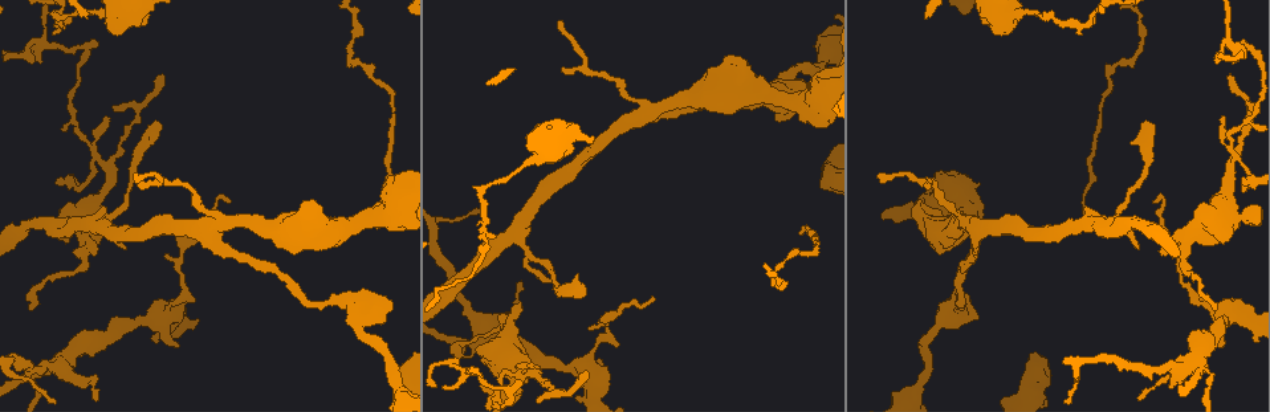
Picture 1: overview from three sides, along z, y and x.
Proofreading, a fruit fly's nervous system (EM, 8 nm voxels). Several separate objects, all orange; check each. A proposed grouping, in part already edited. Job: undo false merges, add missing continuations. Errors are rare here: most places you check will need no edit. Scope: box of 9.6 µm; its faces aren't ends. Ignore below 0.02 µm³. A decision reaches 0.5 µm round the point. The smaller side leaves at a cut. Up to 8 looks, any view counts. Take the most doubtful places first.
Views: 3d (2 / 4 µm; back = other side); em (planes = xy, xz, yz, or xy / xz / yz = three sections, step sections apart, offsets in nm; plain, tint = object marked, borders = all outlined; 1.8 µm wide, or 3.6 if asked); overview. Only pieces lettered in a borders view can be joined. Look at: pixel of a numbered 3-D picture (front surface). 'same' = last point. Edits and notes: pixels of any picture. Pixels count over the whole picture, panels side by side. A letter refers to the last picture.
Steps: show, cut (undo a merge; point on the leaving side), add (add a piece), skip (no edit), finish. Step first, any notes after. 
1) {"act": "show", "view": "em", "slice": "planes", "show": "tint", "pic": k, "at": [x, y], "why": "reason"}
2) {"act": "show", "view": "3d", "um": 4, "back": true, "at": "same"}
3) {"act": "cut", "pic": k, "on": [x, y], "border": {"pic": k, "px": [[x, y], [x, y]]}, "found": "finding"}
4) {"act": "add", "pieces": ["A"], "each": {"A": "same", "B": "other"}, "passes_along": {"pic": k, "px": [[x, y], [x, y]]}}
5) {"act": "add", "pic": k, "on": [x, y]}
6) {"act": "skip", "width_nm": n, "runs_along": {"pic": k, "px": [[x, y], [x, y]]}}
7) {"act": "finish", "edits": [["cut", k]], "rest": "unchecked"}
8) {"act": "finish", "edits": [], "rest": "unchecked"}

{"act": "show", "view": "3d", "um": 4, "pic": 1, "at": [116, 30], "why": "free end"}

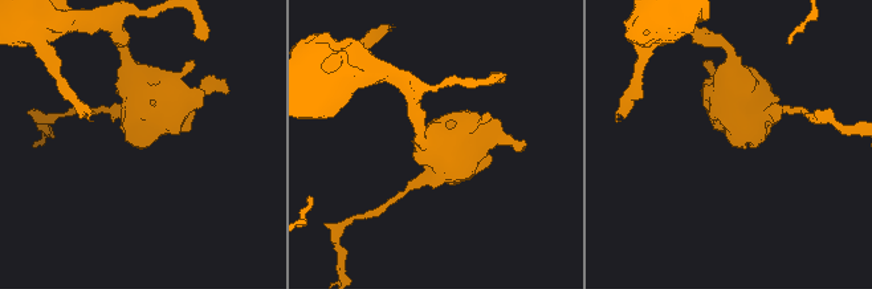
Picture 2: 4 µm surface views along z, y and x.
{"act": "show", "view": "em", "slice": "xy", "step": 16, "show": "borders", "pic": 2, "at": [734, 144], "why": "now the EM"}

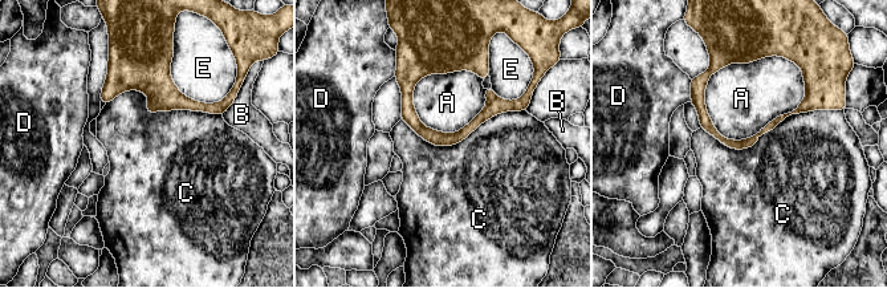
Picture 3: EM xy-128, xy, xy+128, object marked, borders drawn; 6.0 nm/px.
{"act": "skip", "each": {"A": "other", "B": "other", "C": "other", "D": "other", "E": "other"}, "border": {"pic": 3, "px": [[105, 104], [222, 116]]}, "found": "no lettered piece goes on from it"}

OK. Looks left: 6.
{"act": "show", "view": "3d", "um": 4, "pic": 1, "at": [948, 315], "why": "sharp bend"}

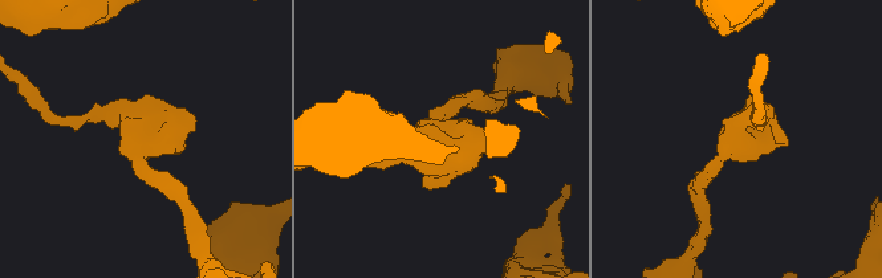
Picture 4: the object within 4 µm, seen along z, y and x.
{"act": "show", "view": "em", "slice": "planes", "show": "borders", "pic": 4, "at": [736, 136]}

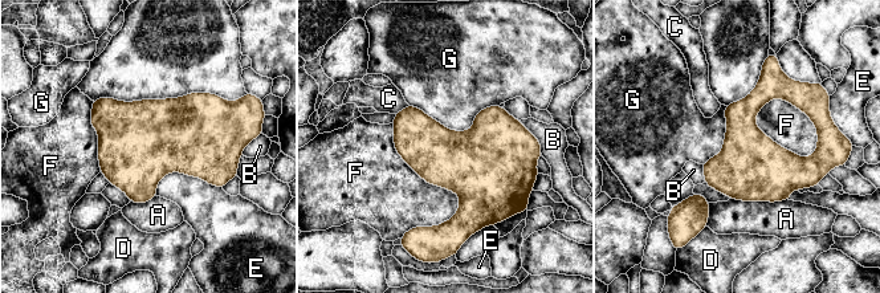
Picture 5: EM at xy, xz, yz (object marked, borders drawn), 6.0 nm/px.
{"act": "skip", "width_nm": 380, "each": {"A": "other", "B": "other", "C": "other", "D": "other", "E": "other", "F": "other", "G": "other"}, "border": {"pic": 5, "px": [[410, 105], [452, 130], [498, 106]]}, "found": "continuous, no second cell"}

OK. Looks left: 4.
{"act": "show", "view": "em", "um": 3.6, "slice": "xz", "step": 16, "show": "tint", "pic": 1, "at": [812, 104], "why": "thick turns thin"}

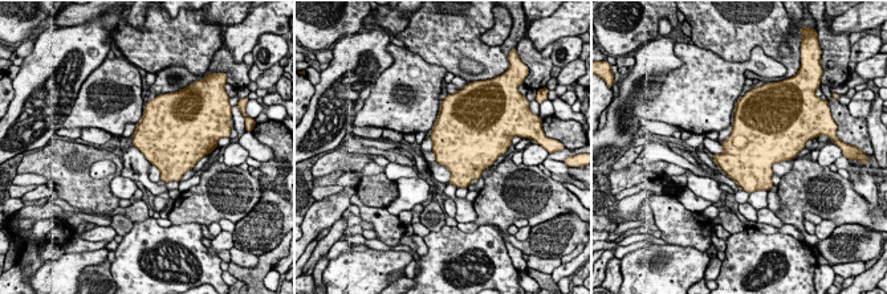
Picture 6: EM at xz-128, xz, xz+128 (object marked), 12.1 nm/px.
{"act": "show", "view": "em", "um": 3.6, "slice": "xz", "step": 16, "show": "borders", "at": "same"}

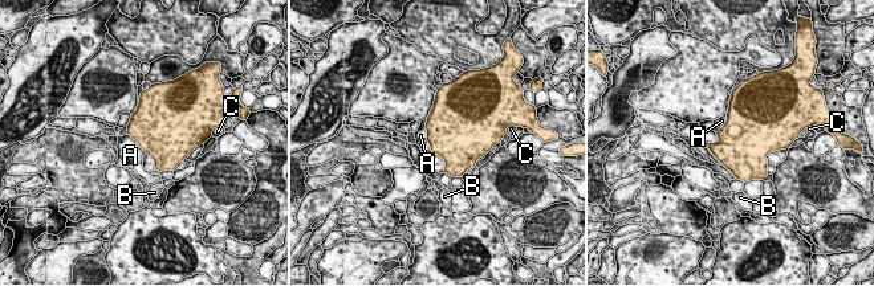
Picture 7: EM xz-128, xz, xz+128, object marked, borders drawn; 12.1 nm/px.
{"act": "skip", "each": {"A": "other", "B": "other", "C": "other"}, "border": {"pic": 7, "px": [[126, 133], [146, 154]]}, "found": "one cell here"}

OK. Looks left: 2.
{"act": "finish", "edits": [], "rest": "unchecked"}

